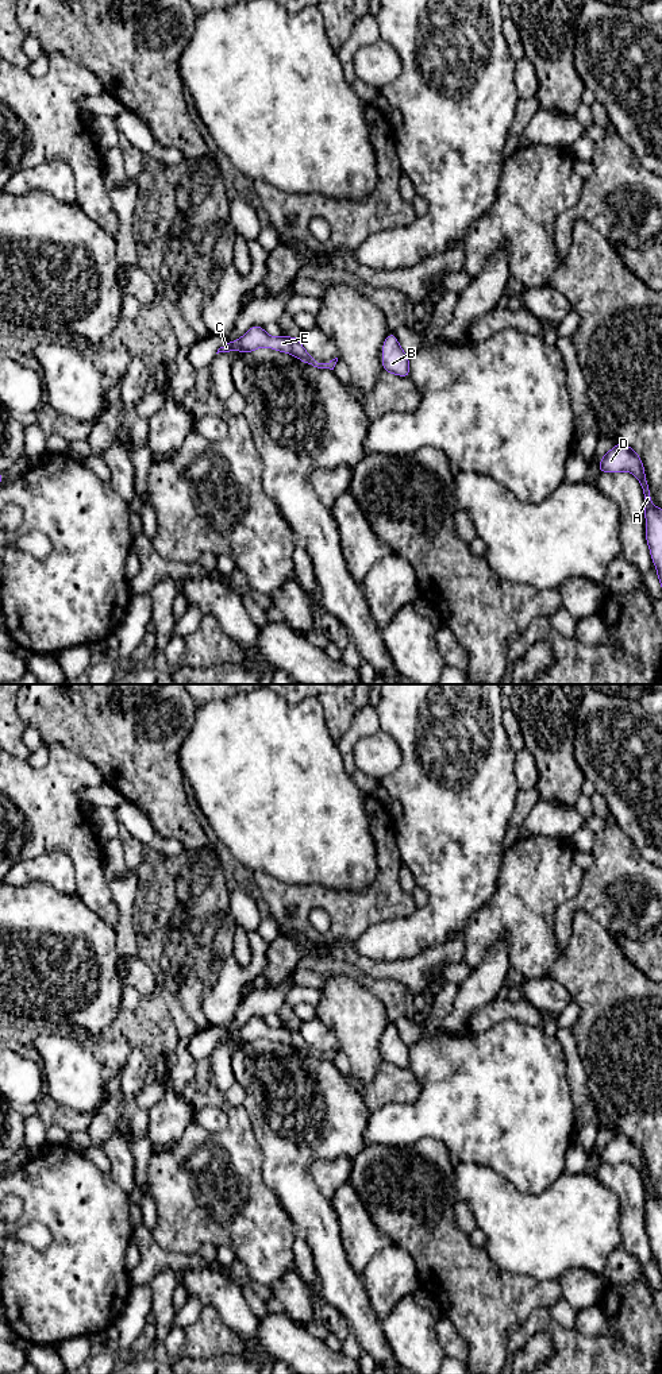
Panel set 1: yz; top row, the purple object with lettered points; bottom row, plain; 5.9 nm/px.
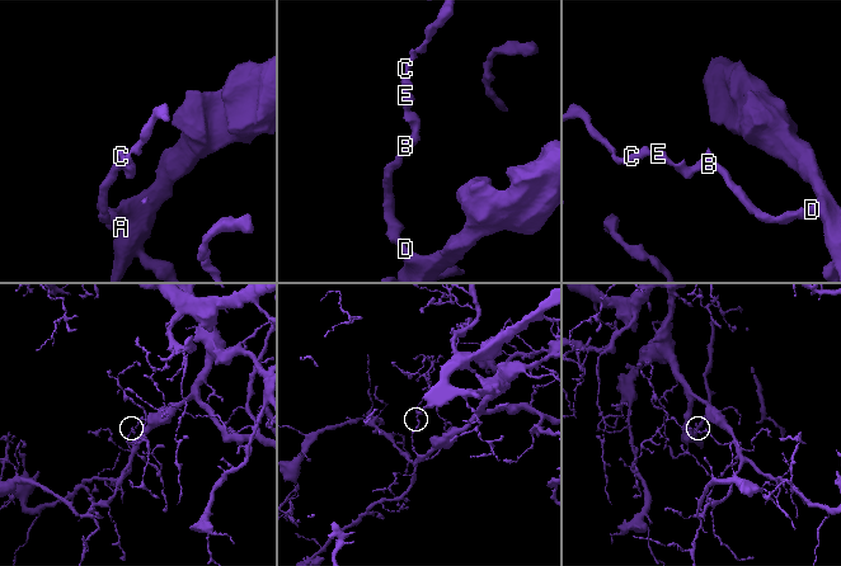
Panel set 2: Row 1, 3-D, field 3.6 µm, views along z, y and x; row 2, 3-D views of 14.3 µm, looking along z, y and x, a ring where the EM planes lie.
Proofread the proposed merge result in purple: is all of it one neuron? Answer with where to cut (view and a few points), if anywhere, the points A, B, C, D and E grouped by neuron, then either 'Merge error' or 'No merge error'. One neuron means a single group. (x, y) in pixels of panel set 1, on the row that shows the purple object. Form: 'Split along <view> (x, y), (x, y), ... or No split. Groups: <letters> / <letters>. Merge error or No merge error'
No split. Groups: A B C D E. No merge error

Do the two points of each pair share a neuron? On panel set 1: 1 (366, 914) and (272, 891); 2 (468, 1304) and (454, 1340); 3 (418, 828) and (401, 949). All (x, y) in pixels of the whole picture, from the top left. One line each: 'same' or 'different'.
1: same
2: different
3: same

